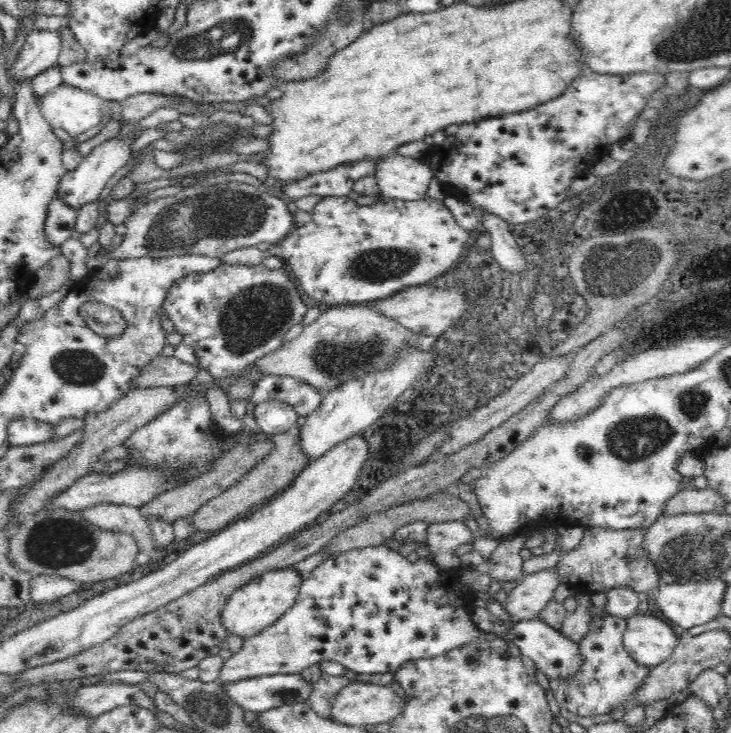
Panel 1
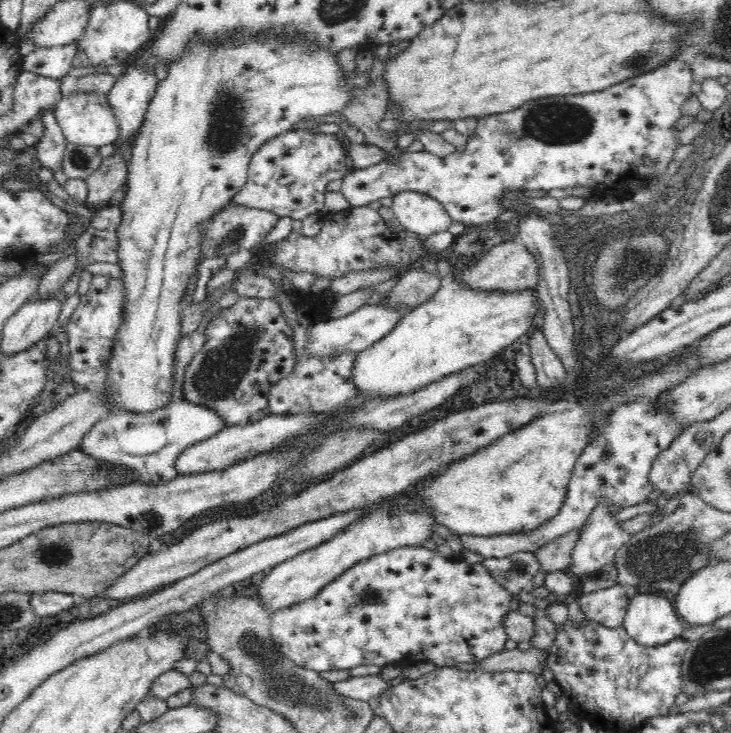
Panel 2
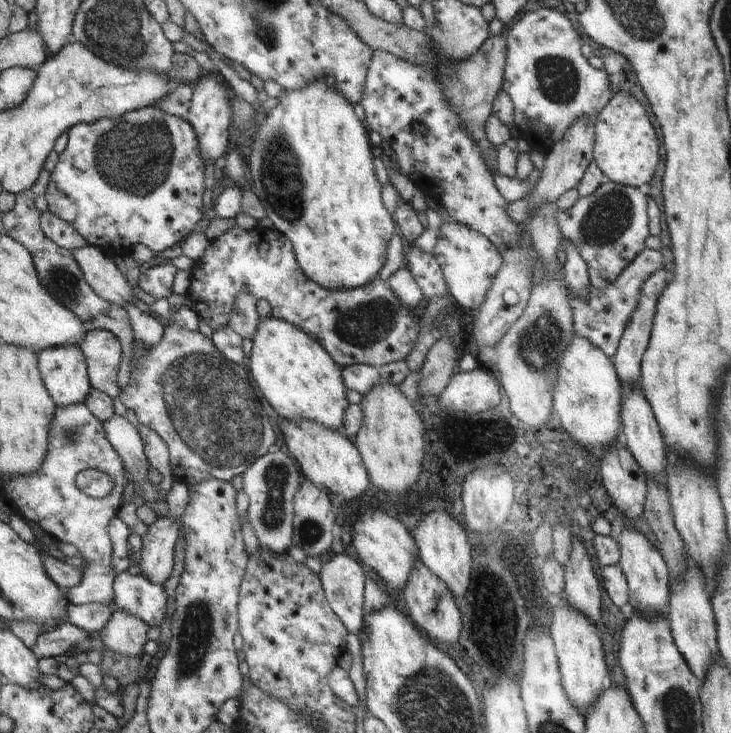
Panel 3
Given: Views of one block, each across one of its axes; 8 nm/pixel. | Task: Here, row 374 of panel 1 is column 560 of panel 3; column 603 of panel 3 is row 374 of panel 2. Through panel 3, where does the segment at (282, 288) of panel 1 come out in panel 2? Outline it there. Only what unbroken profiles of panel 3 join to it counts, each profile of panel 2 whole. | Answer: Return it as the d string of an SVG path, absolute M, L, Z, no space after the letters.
M241 296L229 308L220 308L216 320L206 327L204 346L184 368L184 400L218 412L225 425L248 424L251 414L268 407L269 392L274 384L292 374L296 364L293 333L294 330L274 299Z

